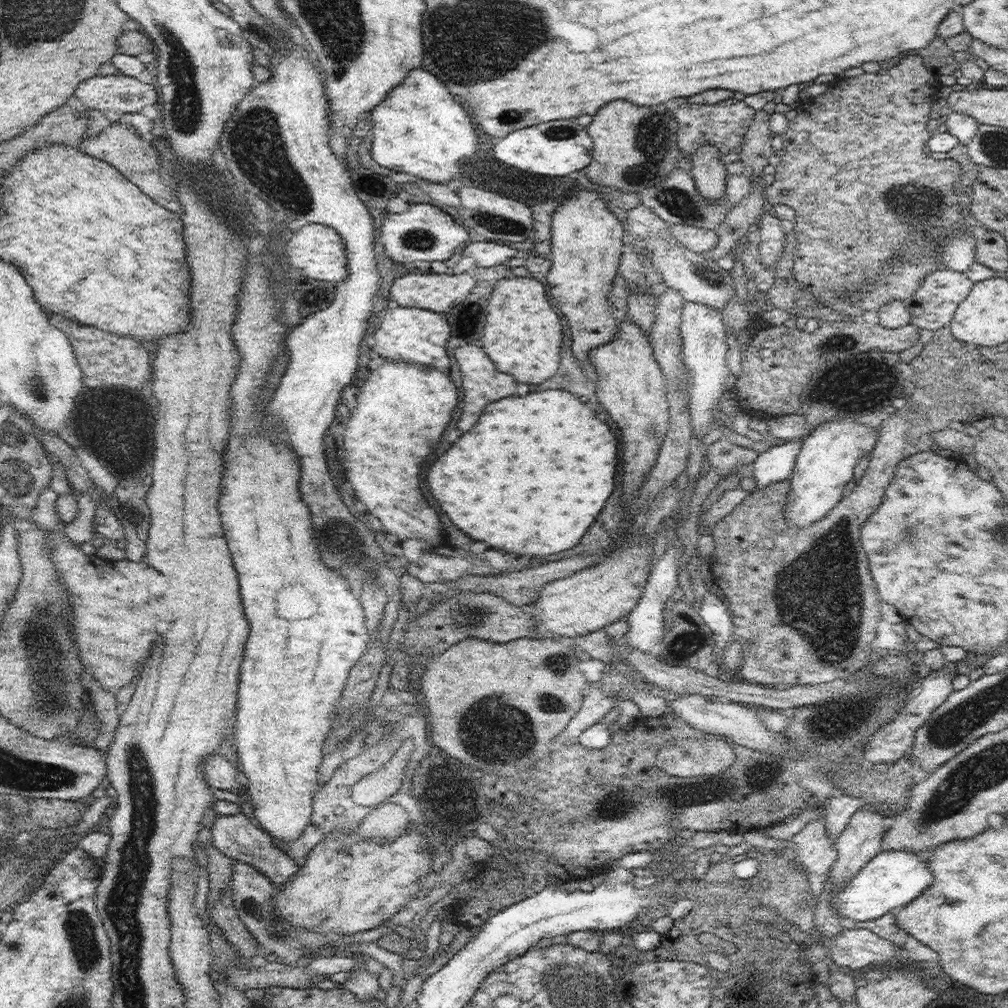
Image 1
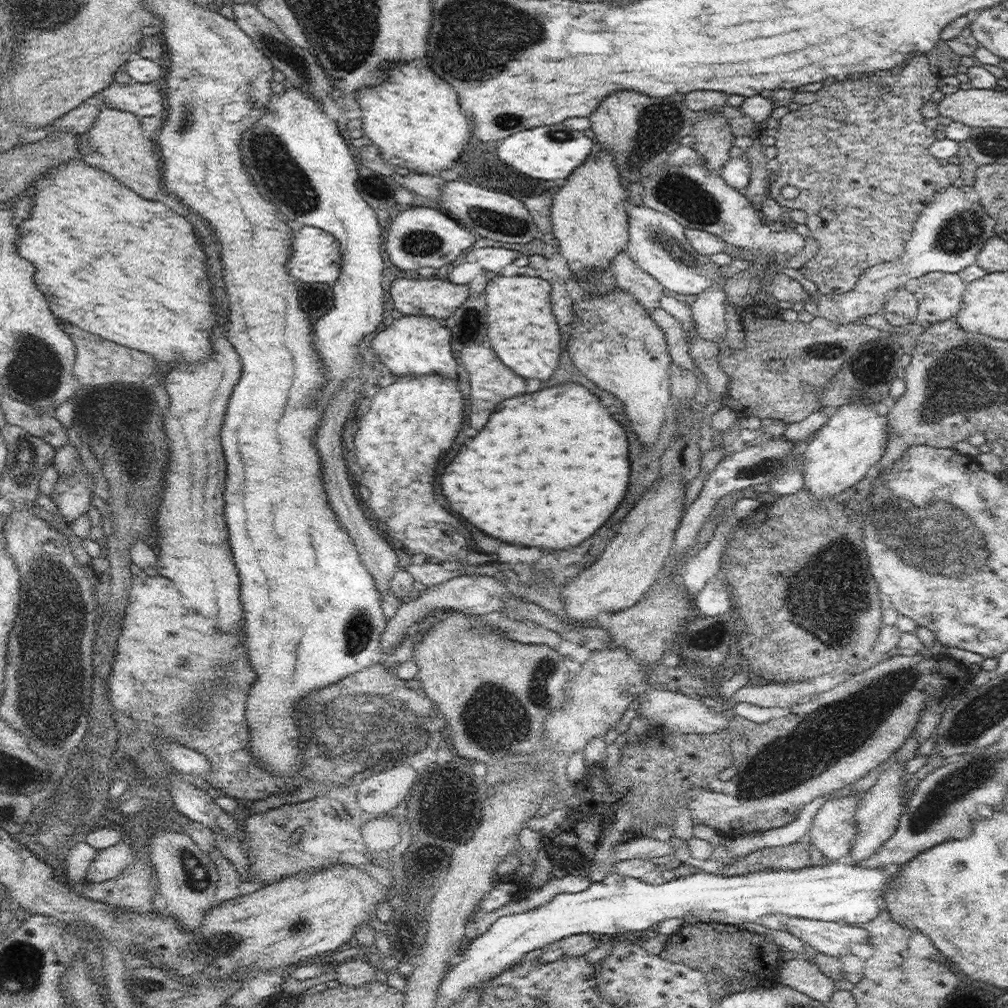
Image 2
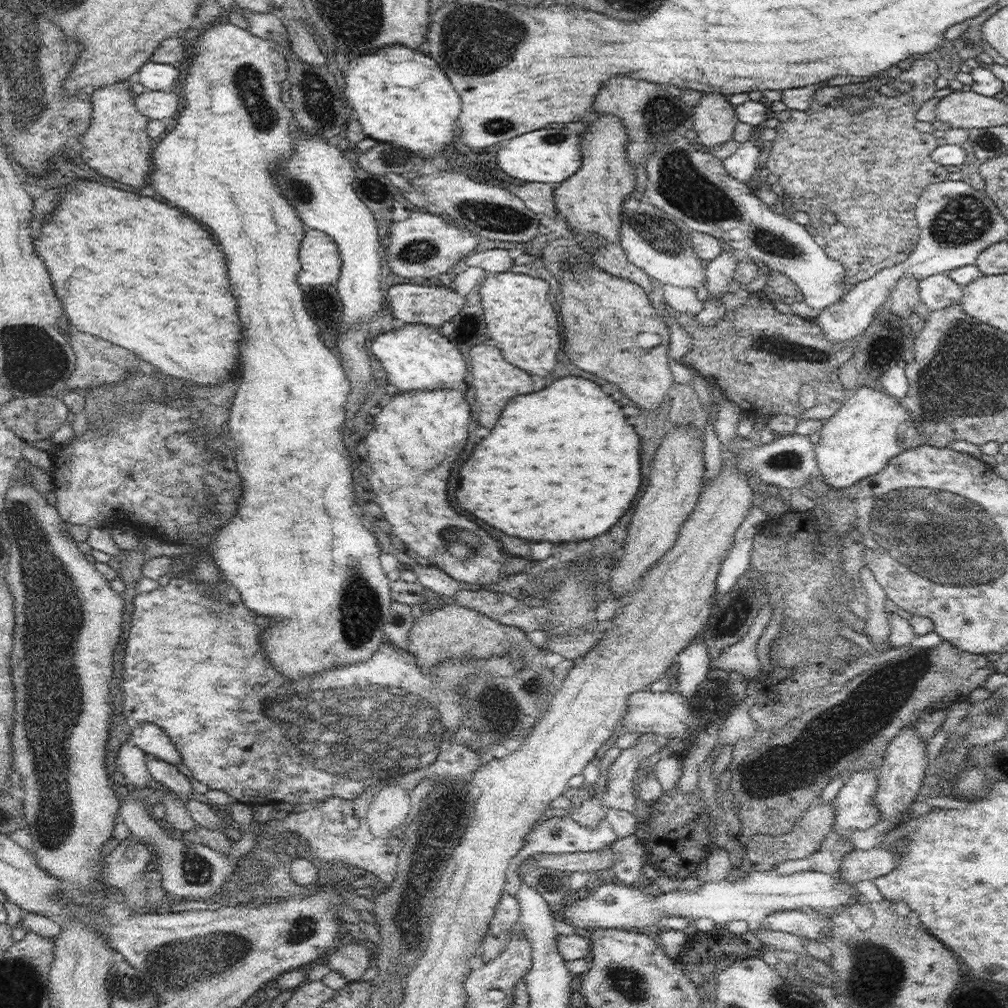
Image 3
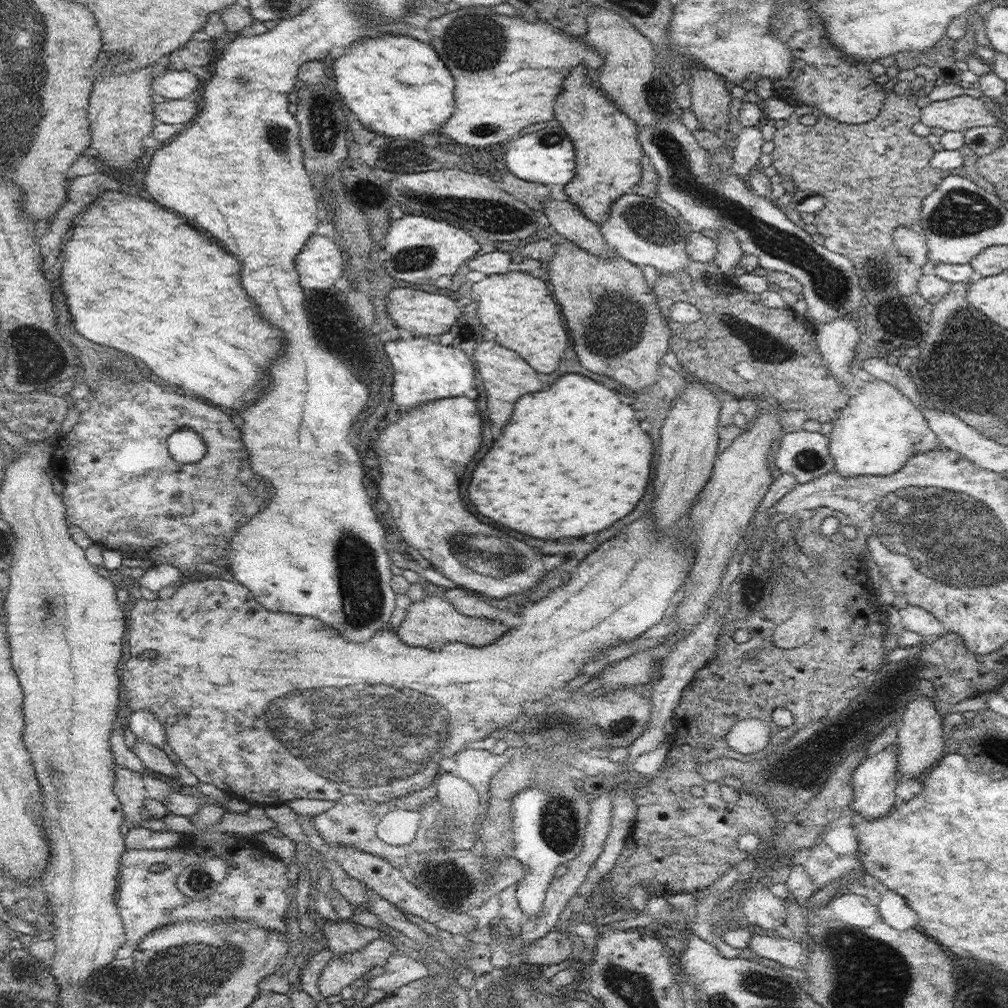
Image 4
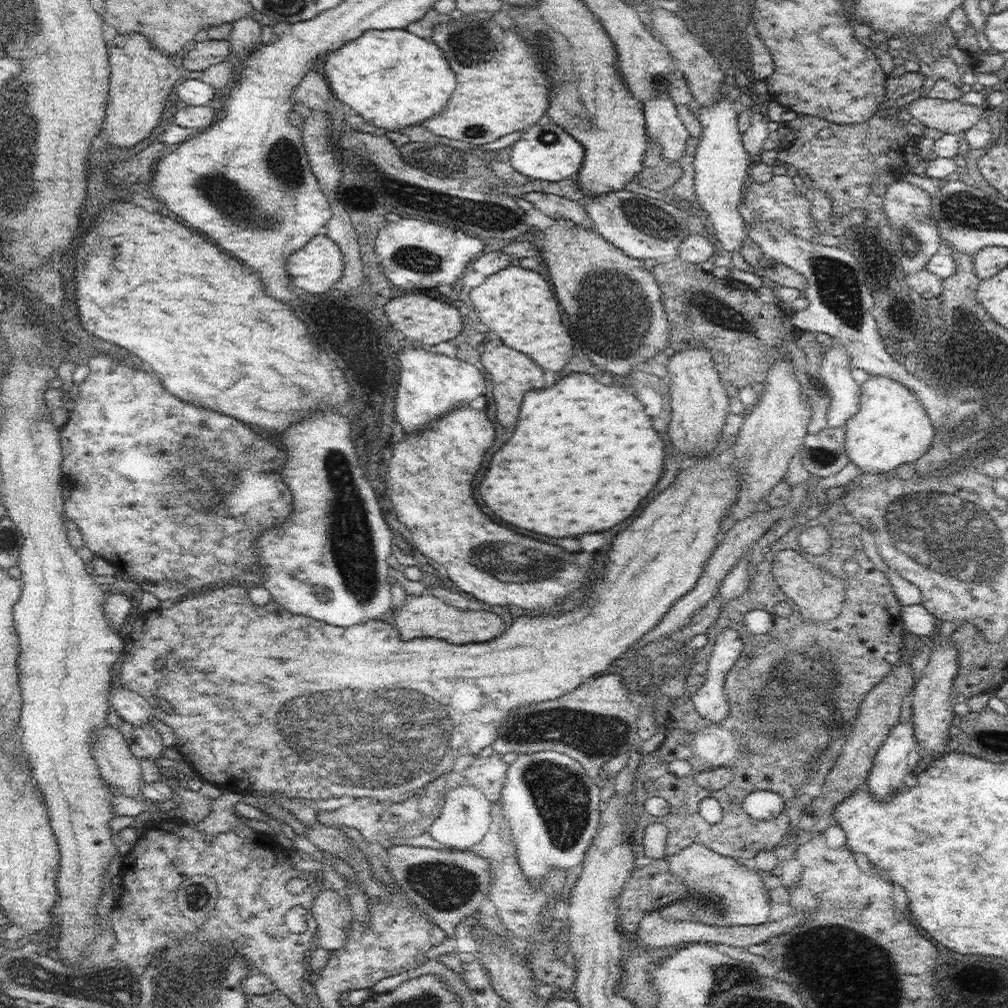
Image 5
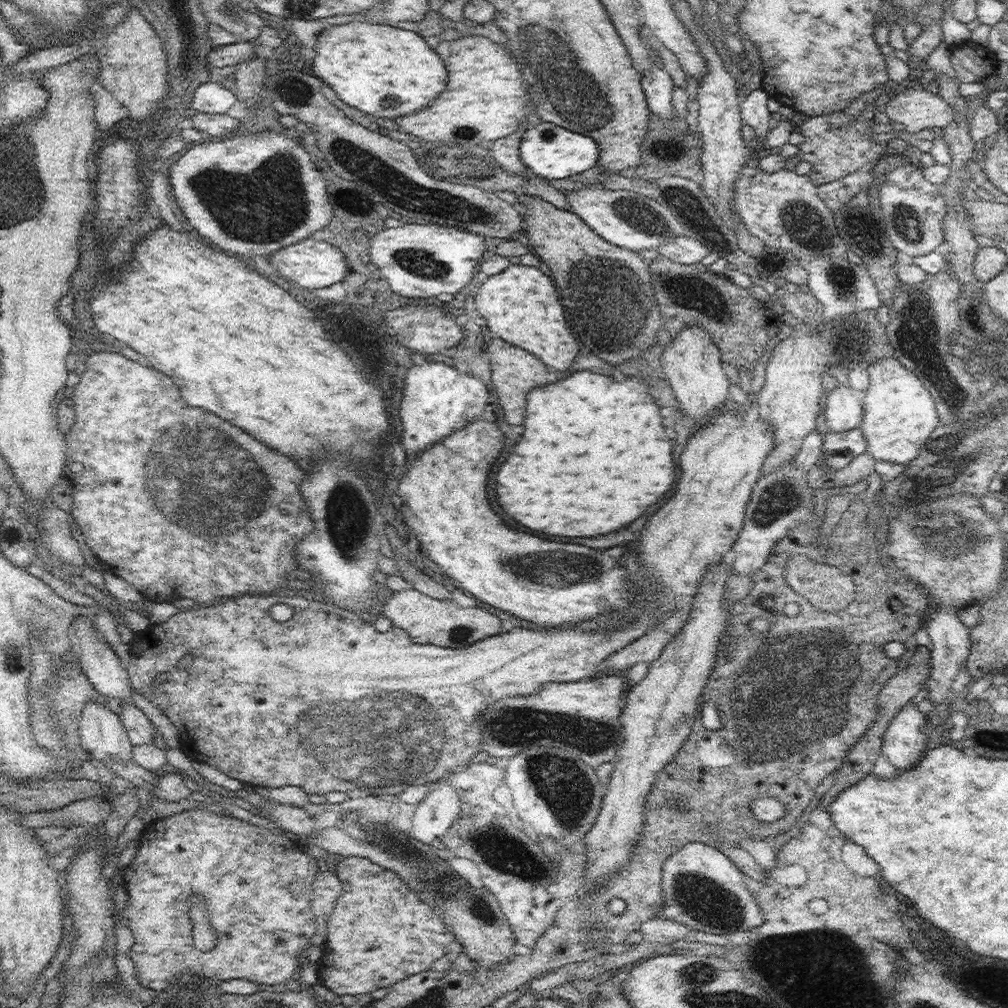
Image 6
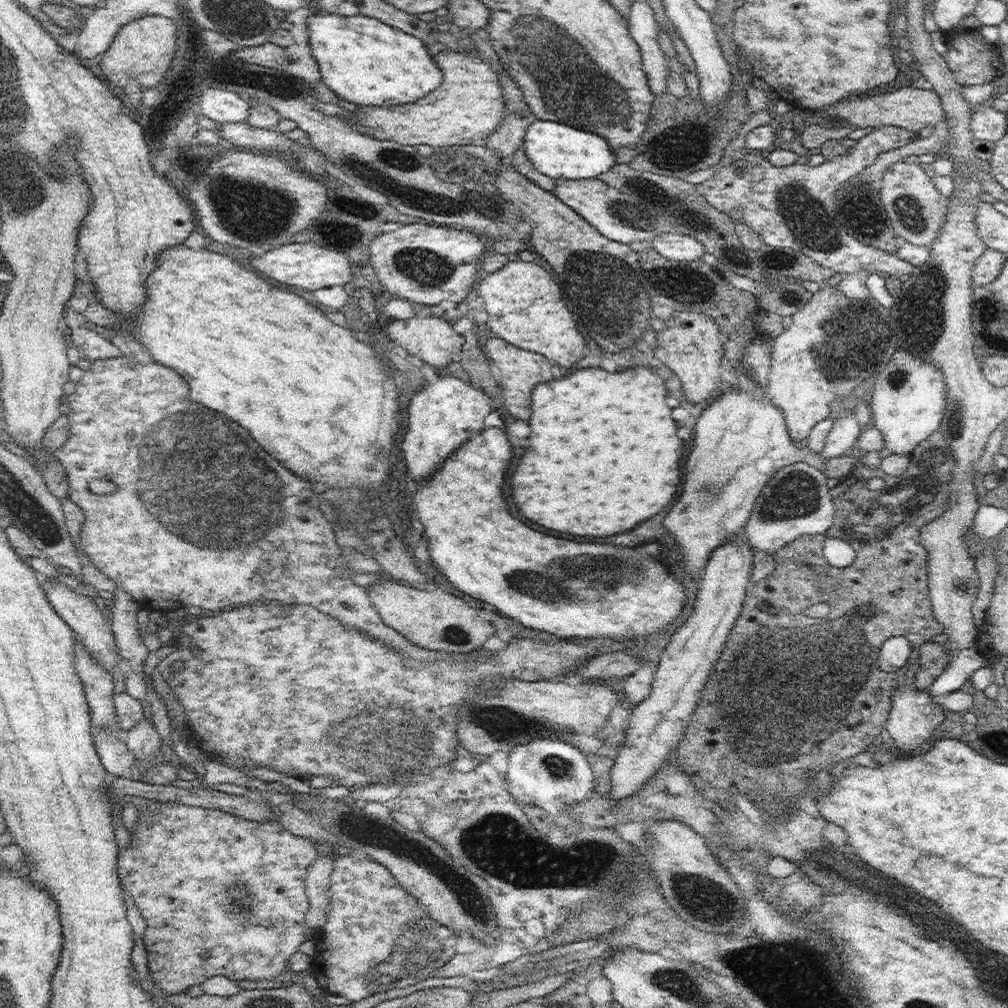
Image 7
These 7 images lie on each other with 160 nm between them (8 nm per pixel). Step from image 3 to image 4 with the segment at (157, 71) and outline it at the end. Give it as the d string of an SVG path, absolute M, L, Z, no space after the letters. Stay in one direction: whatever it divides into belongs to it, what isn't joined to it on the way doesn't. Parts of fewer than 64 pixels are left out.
M167 70L153 80L153 89L167 99L197 98L203 79L187 70Z

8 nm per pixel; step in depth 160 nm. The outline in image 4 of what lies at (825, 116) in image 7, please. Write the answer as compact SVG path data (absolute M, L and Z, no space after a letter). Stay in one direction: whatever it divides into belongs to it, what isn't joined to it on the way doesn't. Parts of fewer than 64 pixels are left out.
M968 95L931 102L921 109L921 122L945 131L966 132L975 126L1001 124L980 98Z

